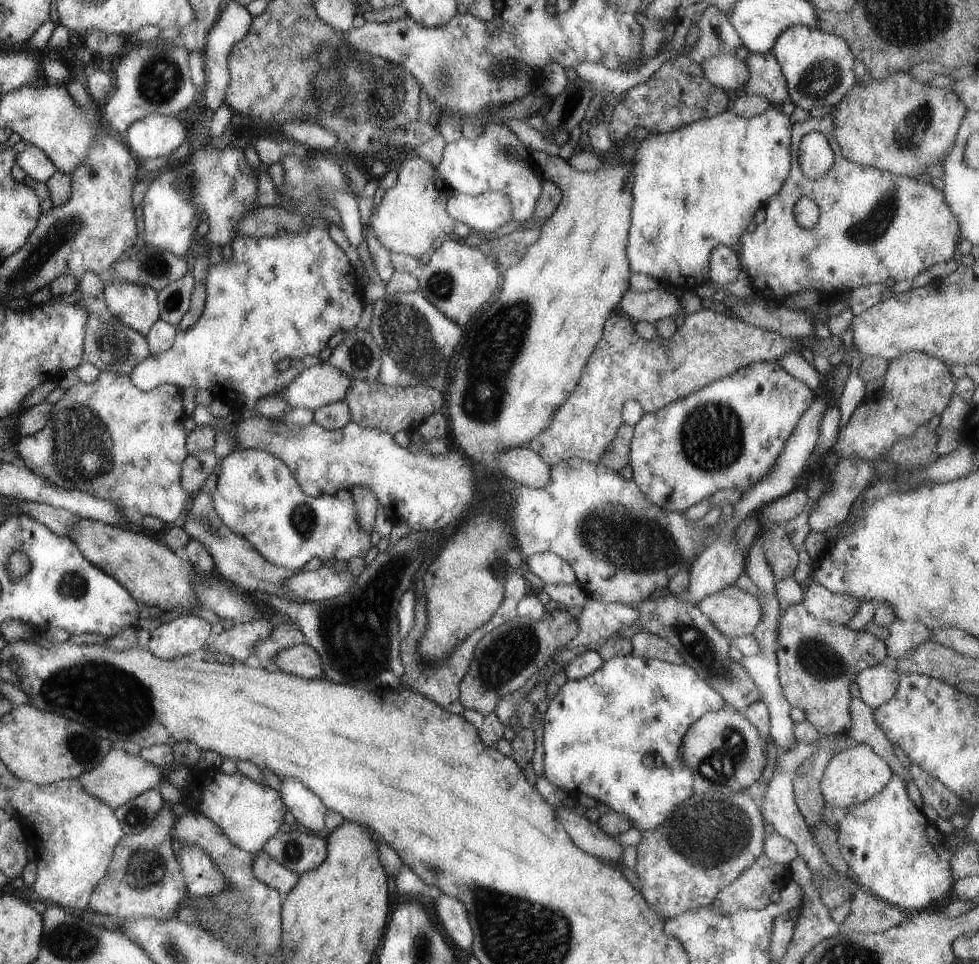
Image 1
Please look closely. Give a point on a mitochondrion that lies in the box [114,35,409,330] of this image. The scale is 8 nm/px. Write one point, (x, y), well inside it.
(345, 90)

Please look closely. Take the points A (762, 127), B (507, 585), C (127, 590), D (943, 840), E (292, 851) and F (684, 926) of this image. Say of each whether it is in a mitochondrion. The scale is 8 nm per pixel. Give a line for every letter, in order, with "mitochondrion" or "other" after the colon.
A: other
B: other
C: other
D: other
E: mitochondrion
F: other

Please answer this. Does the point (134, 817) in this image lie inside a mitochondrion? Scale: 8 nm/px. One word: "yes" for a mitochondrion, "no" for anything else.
yes

